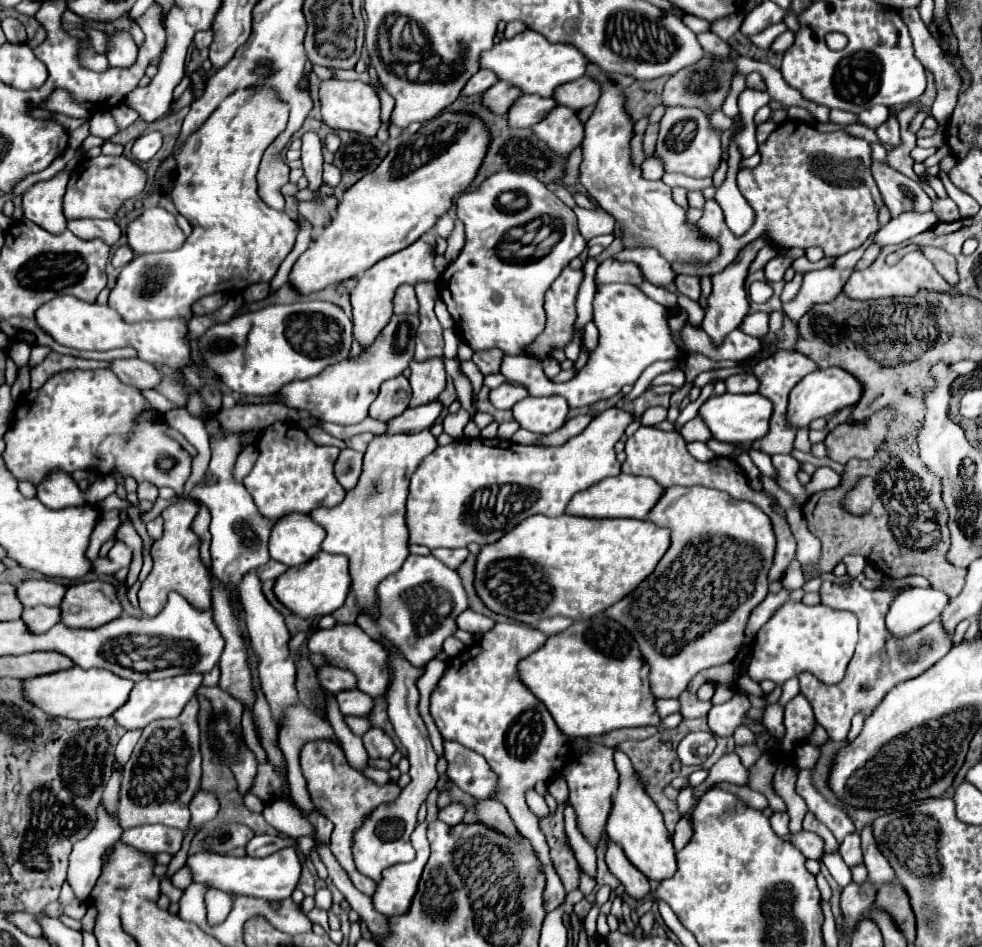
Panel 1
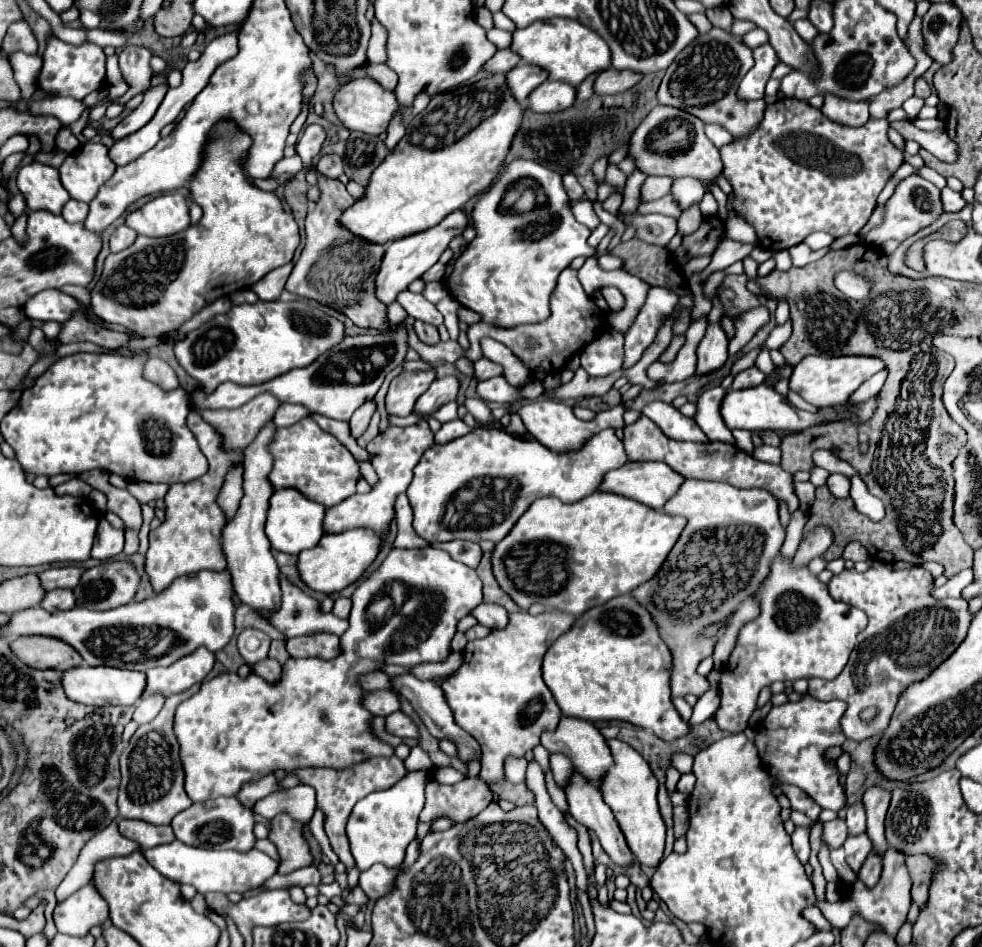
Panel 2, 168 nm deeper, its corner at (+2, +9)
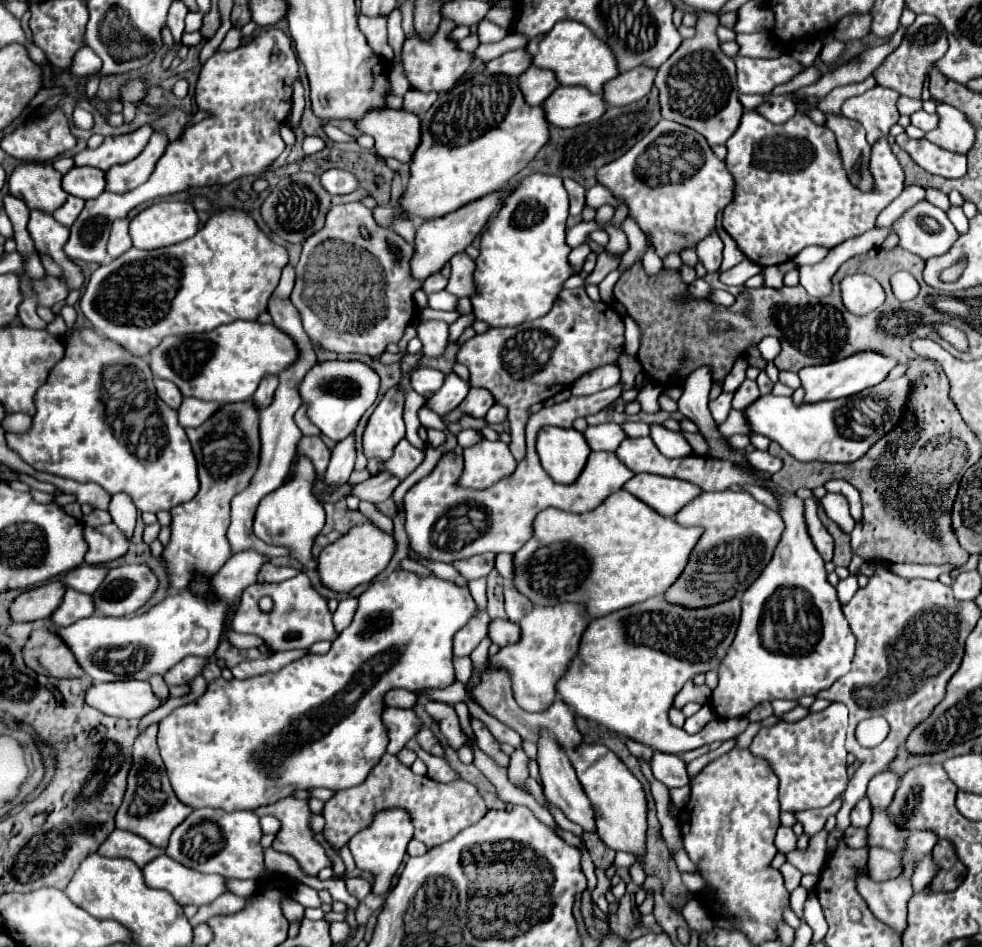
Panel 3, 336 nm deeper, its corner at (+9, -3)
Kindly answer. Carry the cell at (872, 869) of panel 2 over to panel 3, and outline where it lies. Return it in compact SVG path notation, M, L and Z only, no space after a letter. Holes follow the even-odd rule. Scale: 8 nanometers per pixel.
M871 848L869 852L869 876L875 882L883 882L883 880L891 880L901 876L903 872L903 864L901 864L901 856L895 852L889 852L885 848Z

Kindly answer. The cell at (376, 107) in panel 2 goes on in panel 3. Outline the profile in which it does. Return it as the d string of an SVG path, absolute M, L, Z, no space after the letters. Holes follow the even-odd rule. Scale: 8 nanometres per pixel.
M373 110L355 122L363 134L375 138L375 150L381 158L395 158L409 164L421 142L421 116L405 110Z

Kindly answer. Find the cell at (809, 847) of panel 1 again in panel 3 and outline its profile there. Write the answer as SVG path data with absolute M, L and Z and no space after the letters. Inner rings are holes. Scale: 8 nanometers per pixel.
M849 826L845 830L845 842L851 848L865 848L867 846L867 828L853 828L853 826Z

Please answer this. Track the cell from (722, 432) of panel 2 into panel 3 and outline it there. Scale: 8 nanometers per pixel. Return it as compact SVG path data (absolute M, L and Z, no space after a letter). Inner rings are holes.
M721 392L721 396L709 404L711 416L715 418L717 424L723 424L727 420L727 414L731 410L731 400L733 400L733 392Z

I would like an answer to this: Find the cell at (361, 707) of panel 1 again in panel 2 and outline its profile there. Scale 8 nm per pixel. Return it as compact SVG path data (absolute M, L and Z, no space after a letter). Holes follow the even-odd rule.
M380 690L380 692L364 692L362 704L368 712L374 716L388 716L396 710L400 710L400 702L396 692L392 690Z

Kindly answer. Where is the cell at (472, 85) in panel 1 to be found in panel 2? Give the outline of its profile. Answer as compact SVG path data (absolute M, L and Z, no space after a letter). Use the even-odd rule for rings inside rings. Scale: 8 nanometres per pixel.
M506 48L506 50L498 50L498 52L484 64L482 70L490 72L490 74L494 74L494 72L504 72L504 74L506 74L506 72L512 70L518 62L520 62L520 56L516 56L512 50L508 52L508 48Z

